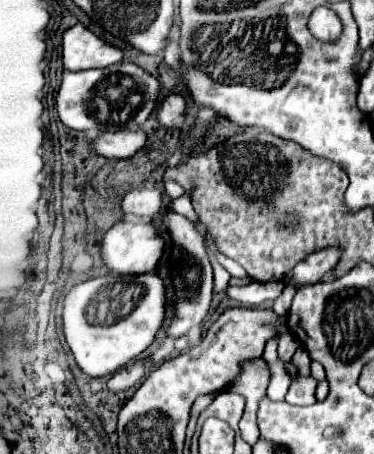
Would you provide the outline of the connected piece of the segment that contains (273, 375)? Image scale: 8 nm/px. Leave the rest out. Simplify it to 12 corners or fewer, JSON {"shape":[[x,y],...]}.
{"shape":[[278,339],[269,340],[262,356],[270,368],[266,392],[284,400],[288,384],[298,374],[292,362],[278,360]]}

